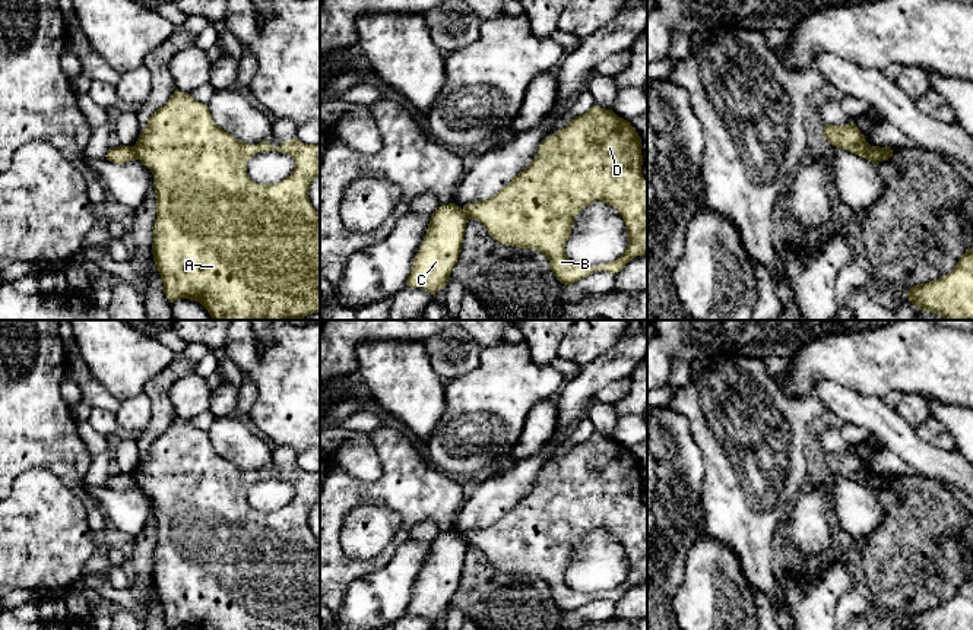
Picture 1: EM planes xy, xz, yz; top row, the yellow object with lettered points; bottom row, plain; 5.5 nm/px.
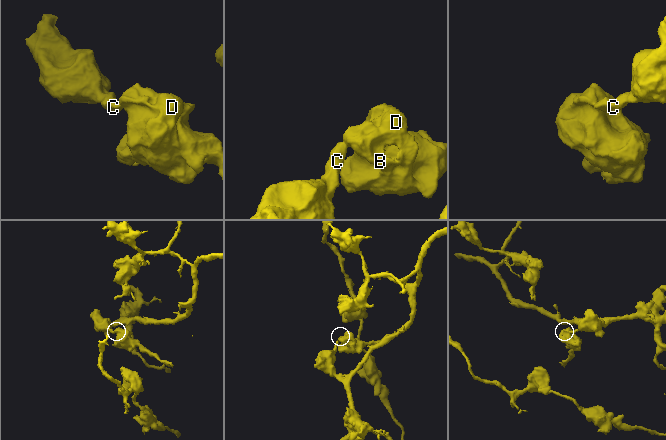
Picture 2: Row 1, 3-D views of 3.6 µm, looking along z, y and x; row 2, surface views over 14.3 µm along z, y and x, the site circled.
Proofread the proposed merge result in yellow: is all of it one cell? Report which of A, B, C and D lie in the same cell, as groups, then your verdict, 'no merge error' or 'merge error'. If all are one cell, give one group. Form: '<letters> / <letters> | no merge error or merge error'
A B D / C | merge error

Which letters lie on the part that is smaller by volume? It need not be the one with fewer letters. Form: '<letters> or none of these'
A, B, D

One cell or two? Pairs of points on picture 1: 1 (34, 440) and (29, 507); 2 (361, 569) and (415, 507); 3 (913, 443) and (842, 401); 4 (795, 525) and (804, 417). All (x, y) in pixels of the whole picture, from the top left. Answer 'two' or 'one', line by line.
1: two
2: one
3: one
4: two

